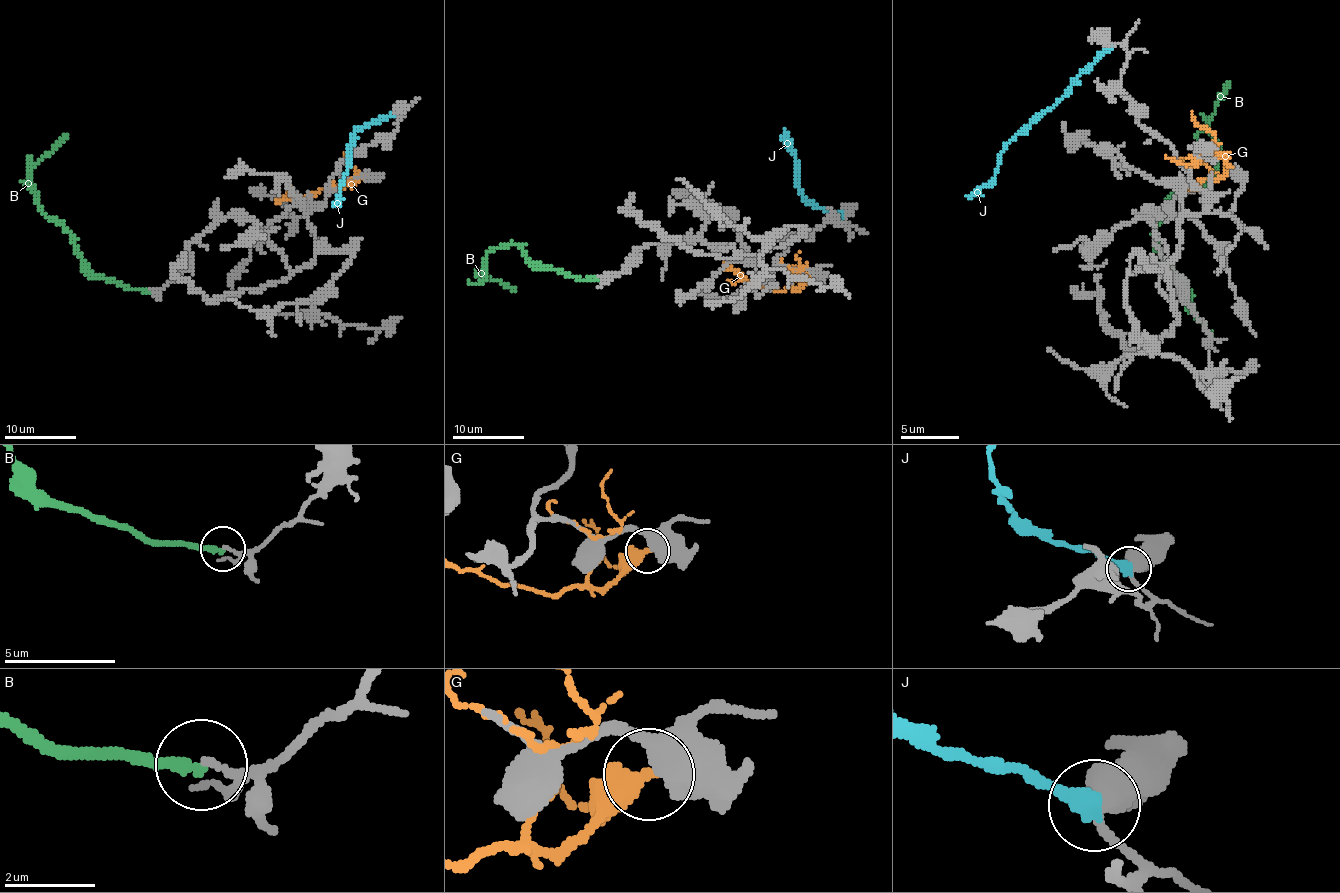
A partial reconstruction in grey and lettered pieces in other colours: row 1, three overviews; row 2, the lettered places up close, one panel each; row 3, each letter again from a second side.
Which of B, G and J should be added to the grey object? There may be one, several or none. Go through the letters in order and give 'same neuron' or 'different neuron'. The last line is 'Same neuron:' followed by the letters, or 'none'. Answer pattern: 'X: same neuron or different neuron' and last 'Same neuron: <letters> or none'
B: different neuron
G: different neuron
J: different neuron
Same neuron: none

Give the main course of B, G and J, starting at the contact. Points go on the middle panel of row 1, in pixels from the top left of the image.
B: (598, 279), (577, 279), (535, 266), (514, 243), (492, 248), (478, 284), (487, 277), (516, 288)
G: (811, 275), (796, 288), (775, 290), (746, 281), (722, 261)
J: (841, 216), (812, 205), (803, 196), (798, 185), (798, 160), (787, 146), (784, 128)

